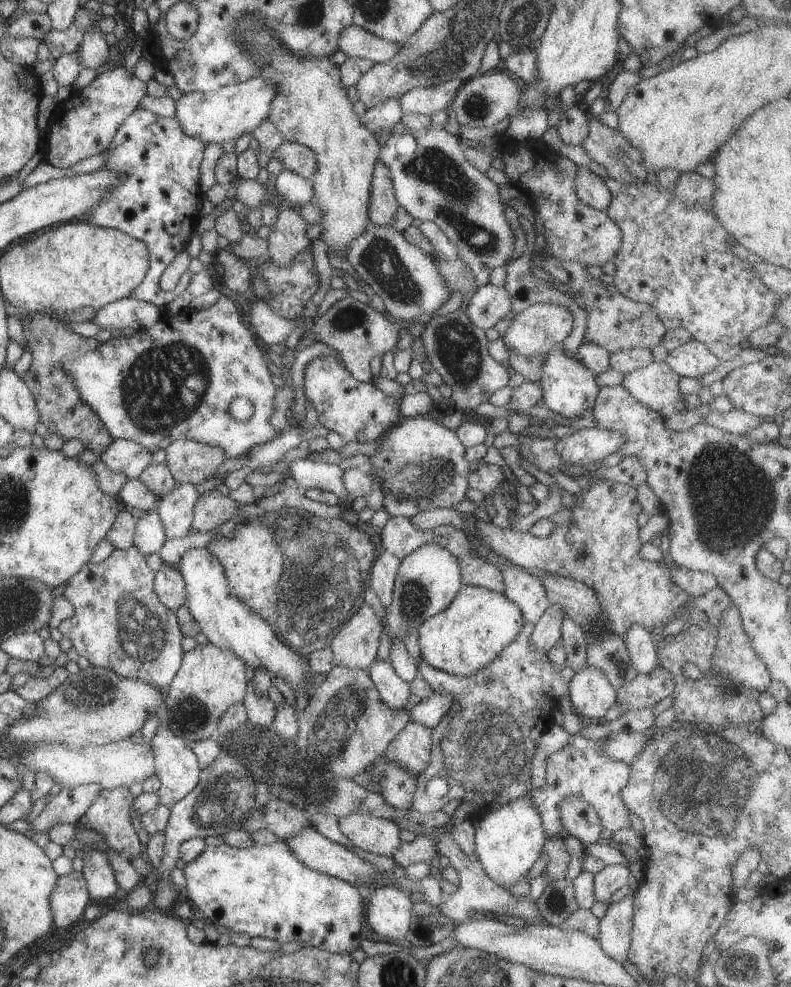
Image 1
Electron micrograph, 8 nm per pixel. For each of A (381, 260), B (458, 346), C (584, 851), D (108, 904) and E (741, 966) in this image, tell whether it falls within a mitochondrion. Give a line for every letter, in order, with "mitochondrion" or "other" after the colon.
A: mitochondrion
B: mitochondrion
C: other
D: other
E: mitochondrion

